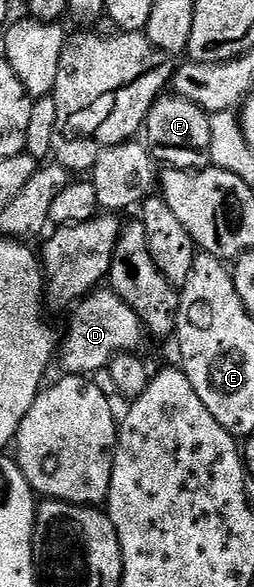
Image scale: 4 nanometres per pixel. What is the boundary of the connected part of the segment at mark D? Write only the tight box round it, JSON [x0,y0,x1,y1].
[59,287,146,375]

